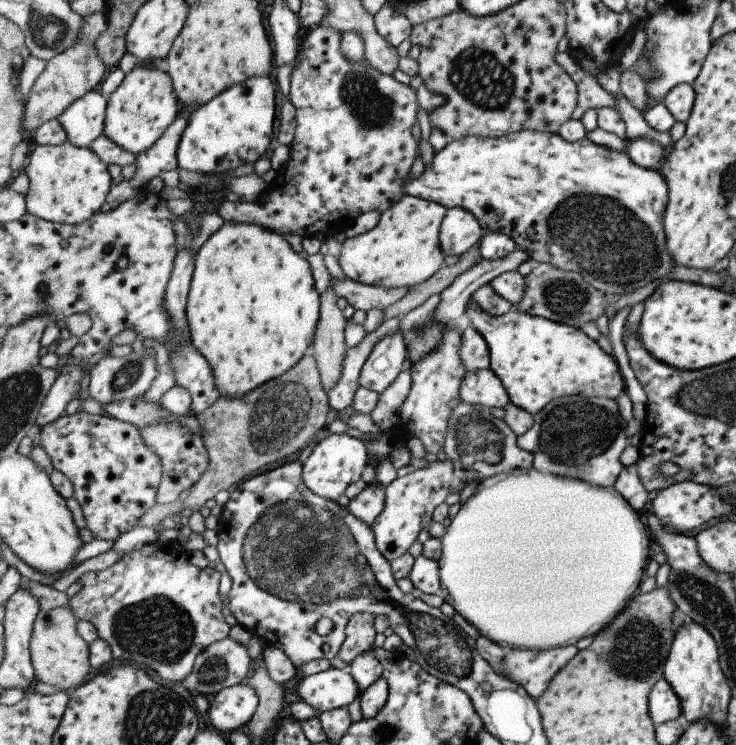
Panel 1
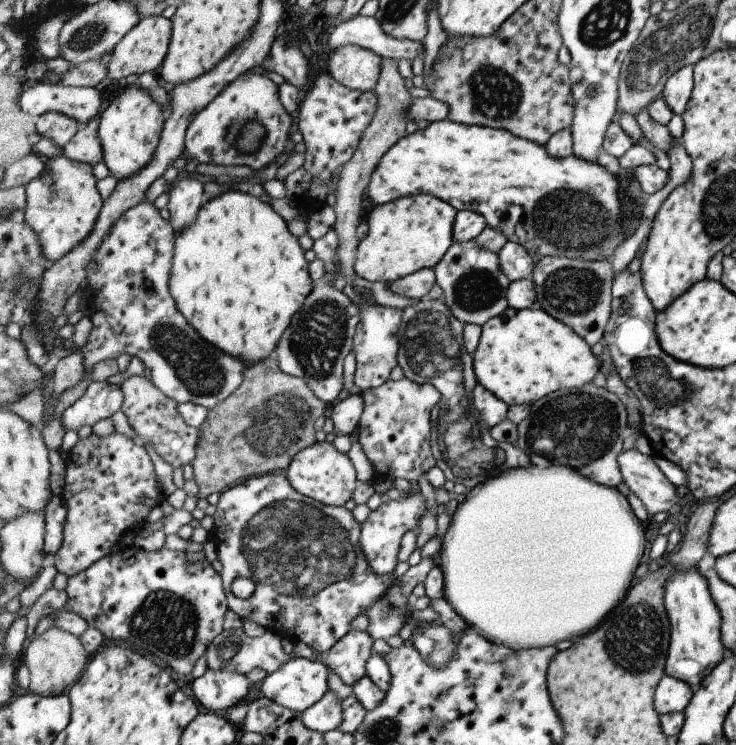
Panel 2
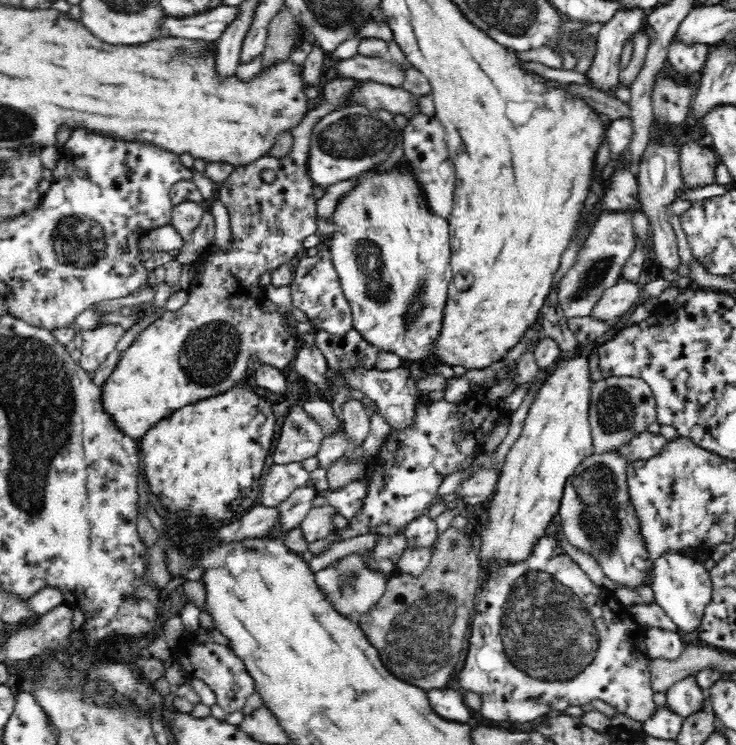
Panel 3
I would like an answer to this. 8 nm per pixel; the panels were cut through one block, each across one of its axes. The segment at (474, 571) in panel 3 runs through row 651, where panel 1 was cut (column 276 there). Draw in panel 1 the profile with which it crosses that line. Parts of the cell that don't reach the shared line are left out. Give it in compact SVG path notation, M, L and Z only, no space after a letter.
M308 352L305 358L286 372L281 378L275 378L267 384L263 384L249 392L247 396L241 398L229 398L222 396L211 408L205 412L198 414L199 422L201 422L201 430L203 430L203 438L207 452L211 456L211 466L205 472L205 476L193 486L189 496L185 500L181 500L172 504L156 504L142 516L139 520L141 527L153 527L161 524L162 520L167 517L176 518L175 514L181 514L183 508L191 510L200 510L205 506L207 500L215 498L221 490L232 491L243 481L246 481L253 474L259 474L263 468L273 468L273 462L283 462L295 454L301 452L301 448L305 448L319 430L323 430L332 418L333 409L328 400L328 394L321 380L321 372L319 370L317 358L312 352Z

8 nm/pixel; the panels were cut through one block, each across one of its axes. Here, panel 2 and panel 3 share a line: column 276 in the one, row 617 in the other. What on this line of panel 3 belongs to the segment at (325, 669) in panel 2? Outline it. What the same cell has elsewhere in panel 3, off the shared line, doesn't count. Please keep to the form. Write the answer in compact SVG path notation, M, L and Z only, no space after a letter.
M666 549L654 560L651 588L654 591L656 603L672 617L677 630L693 632L700 624L704 609L712 600L712 581L709 571L703 563L692 559L686 552L678 549Z

